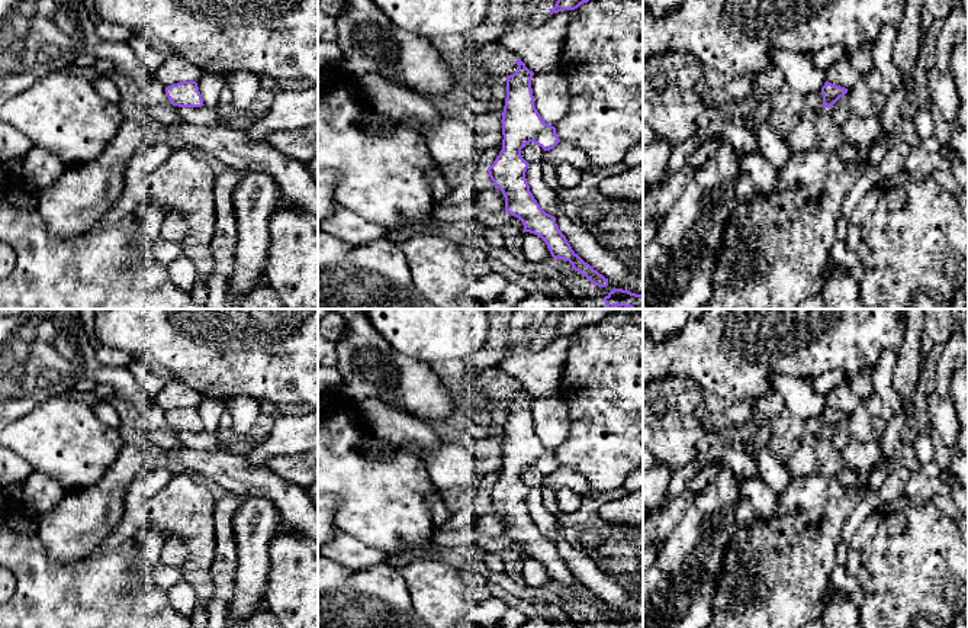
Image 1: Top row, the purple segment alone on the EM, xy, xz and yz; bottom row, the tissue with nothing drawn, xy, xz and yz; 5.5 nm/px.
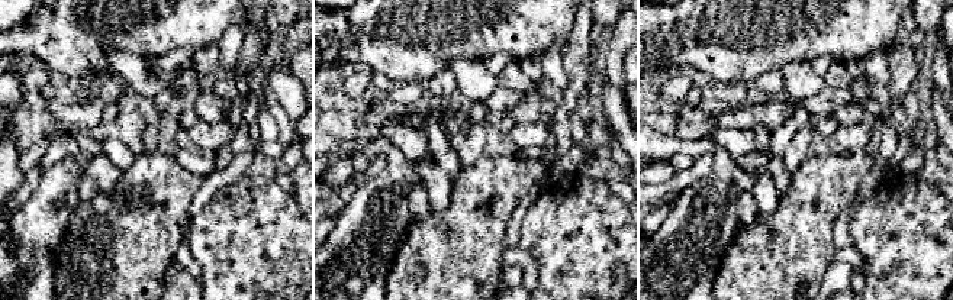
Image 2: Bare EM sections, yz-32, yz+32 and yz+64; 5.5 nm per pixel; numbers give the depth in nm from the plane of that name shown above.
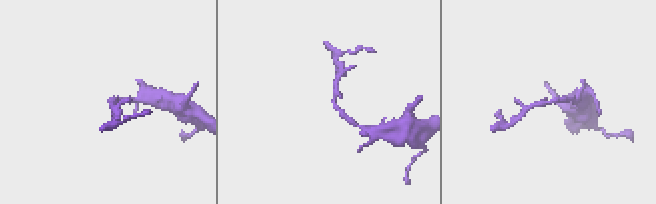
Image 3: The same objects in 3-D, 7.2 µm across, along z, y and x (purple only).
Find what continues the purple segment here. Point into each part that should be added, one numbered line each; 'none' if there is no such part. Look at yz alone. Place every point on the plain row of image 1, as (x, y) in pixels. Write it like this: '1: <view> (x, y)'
none

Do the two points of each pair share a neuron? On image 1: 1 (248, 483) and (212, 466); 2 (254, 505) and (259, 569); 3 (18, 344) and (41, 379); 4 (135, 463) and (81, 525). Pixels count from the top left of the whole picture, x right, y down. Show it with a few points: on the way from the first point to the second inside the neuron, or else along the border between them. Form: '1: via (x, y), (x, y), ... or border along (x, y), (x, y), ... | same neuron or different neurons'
1: via (240, 476), (221, 466) | same neuron
2: via (254, 521), (256, 553) | same neuron
3: via (18, 353), (32, 370) | same neuron
4: via (119, 479), (106, 492), (105, 502), (97, 509) | same neuron

